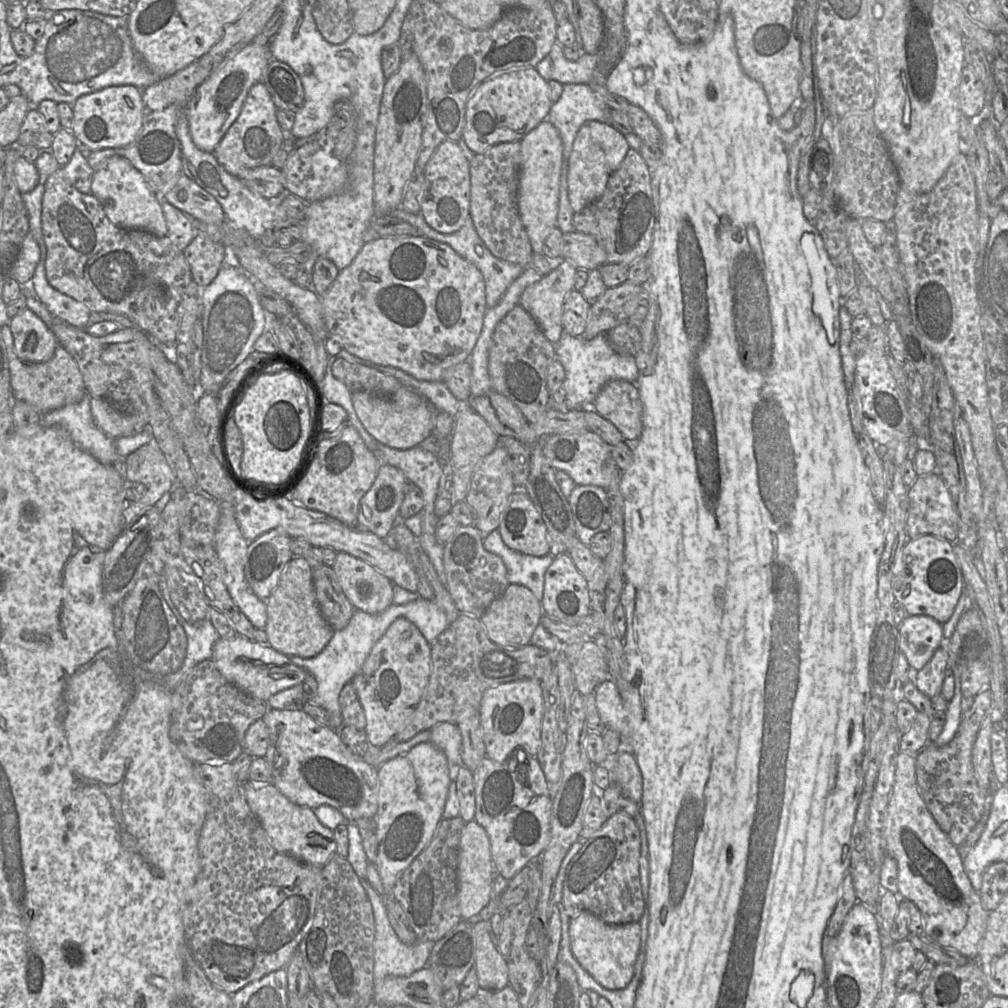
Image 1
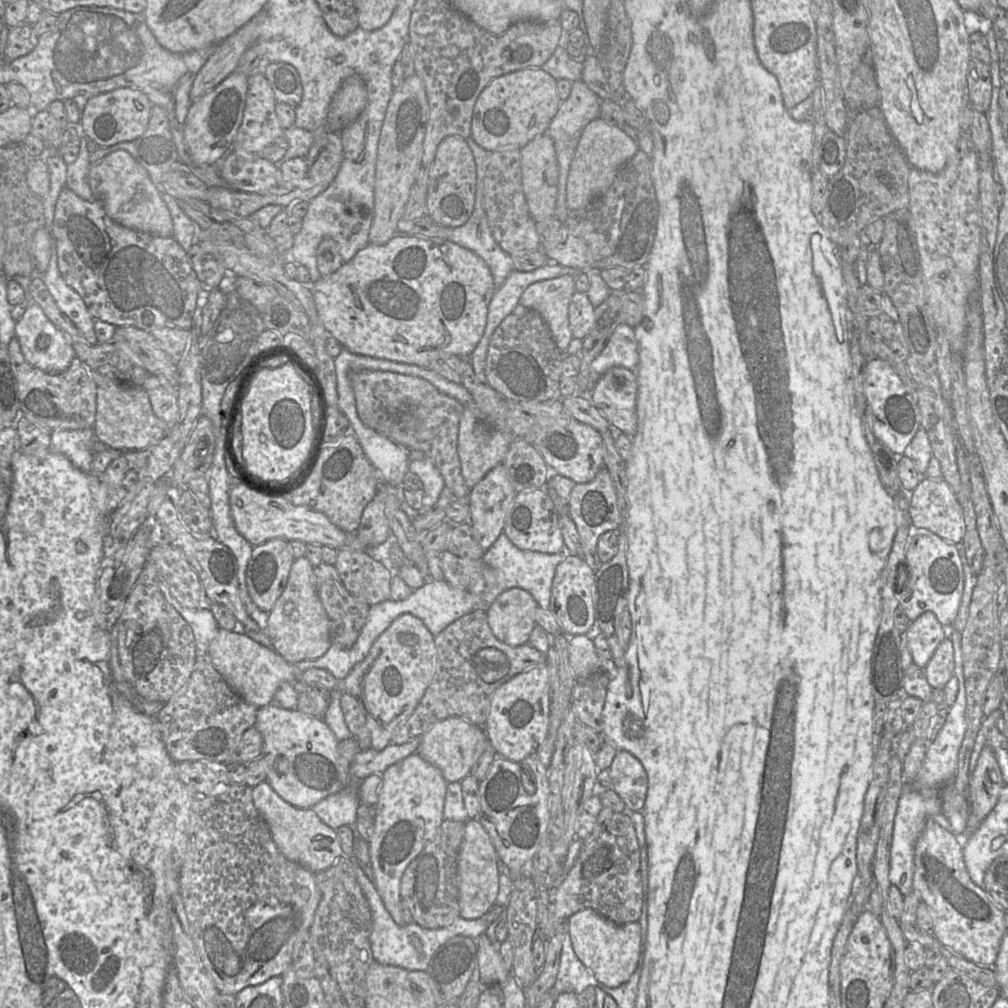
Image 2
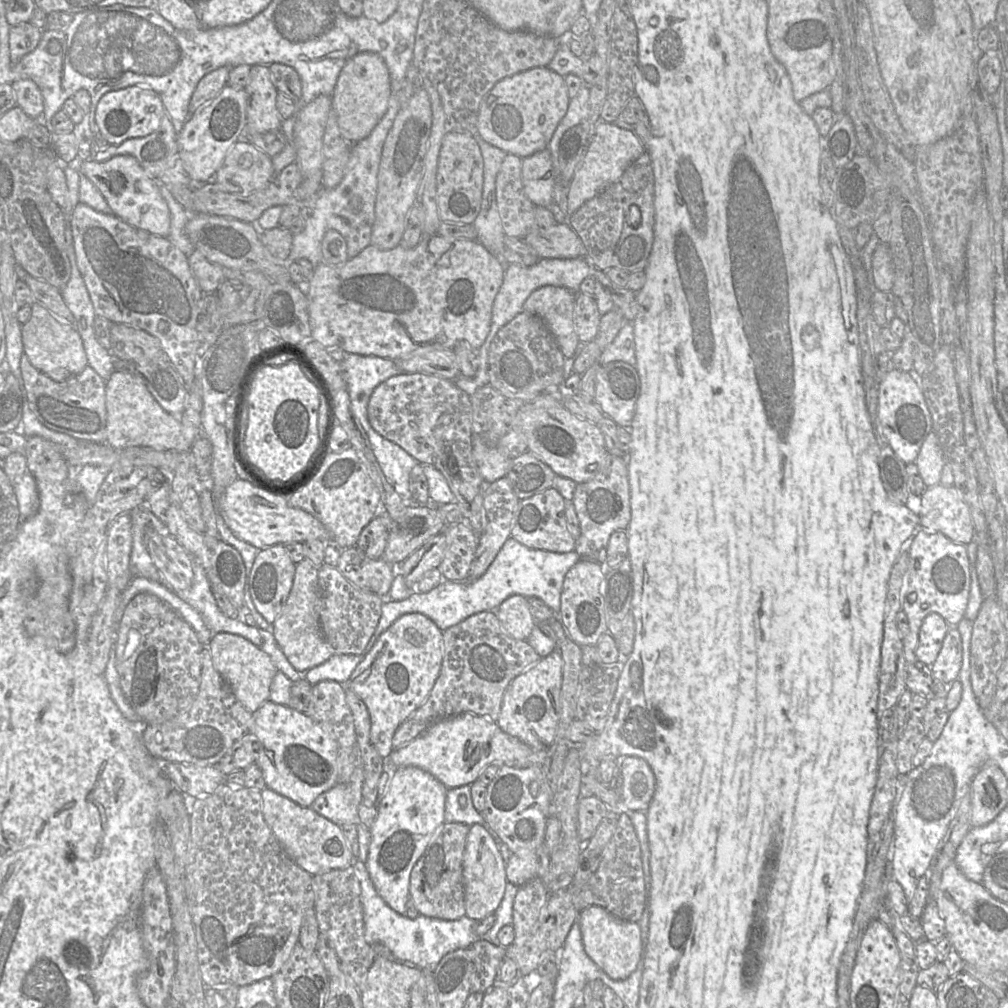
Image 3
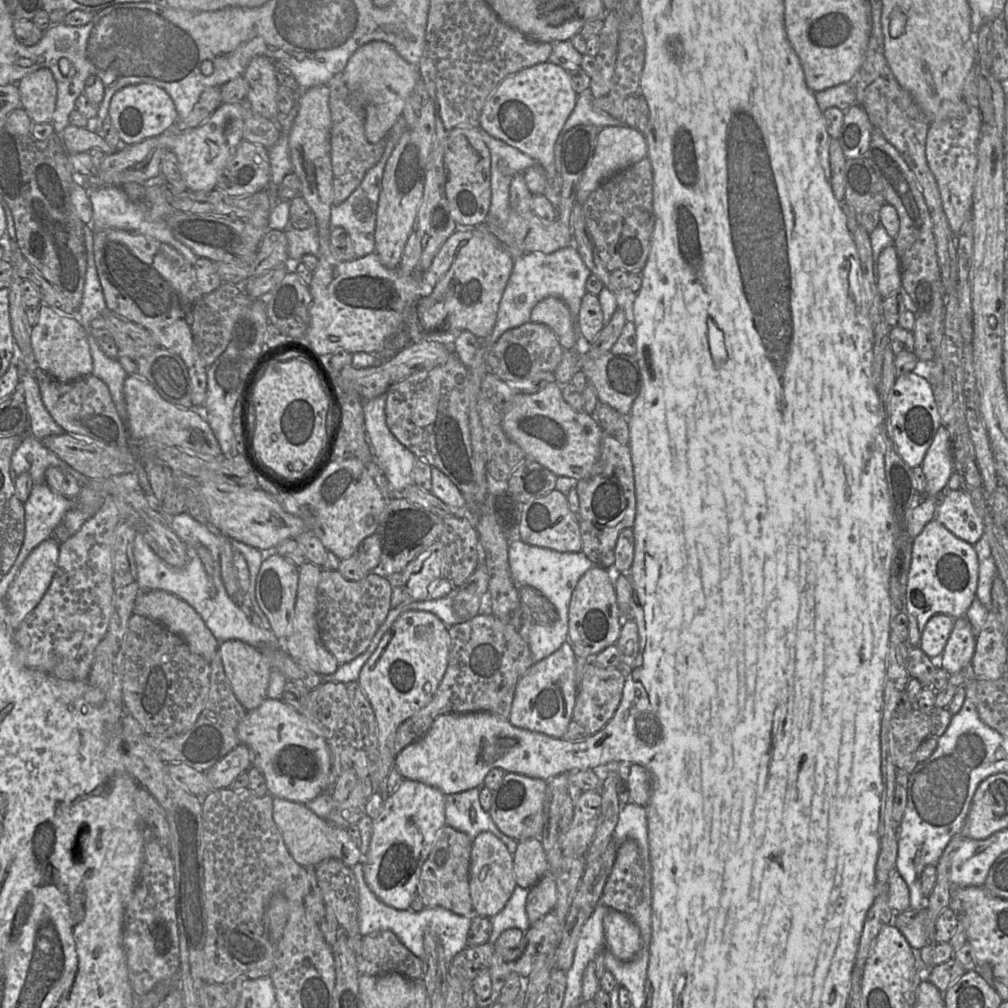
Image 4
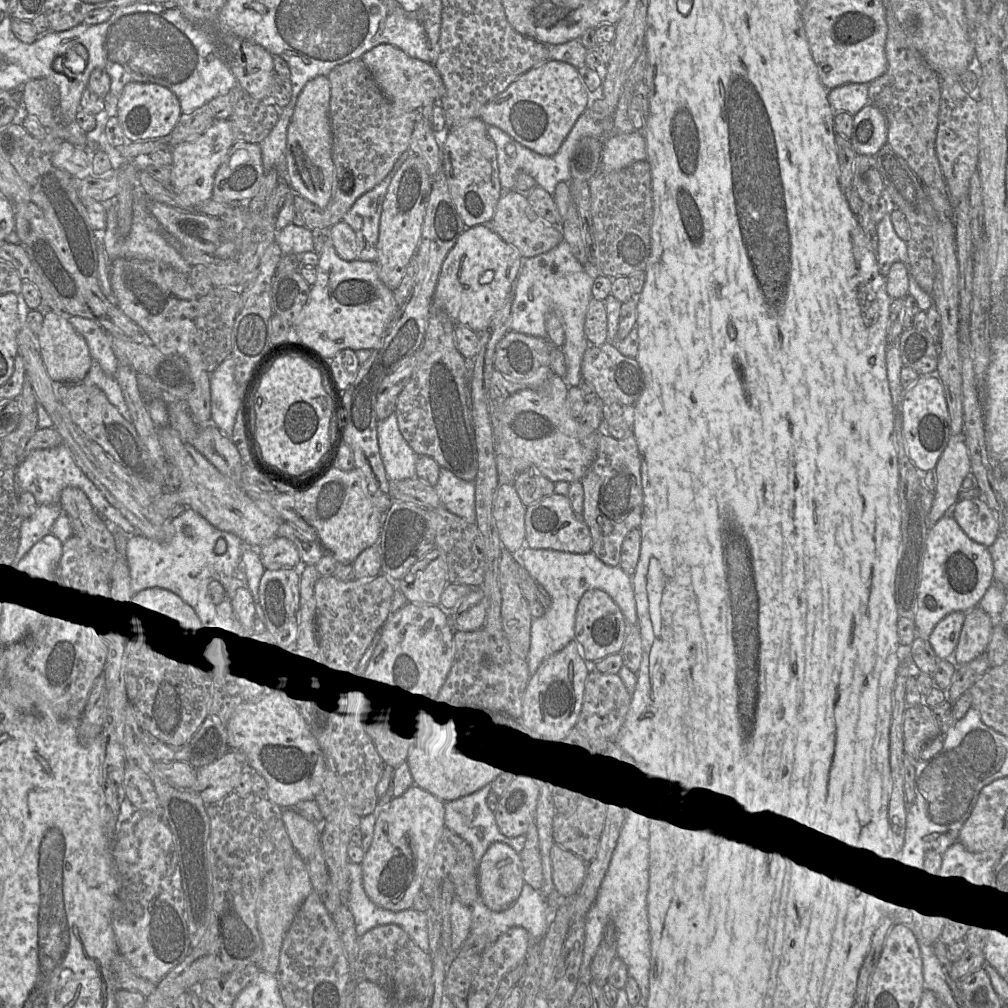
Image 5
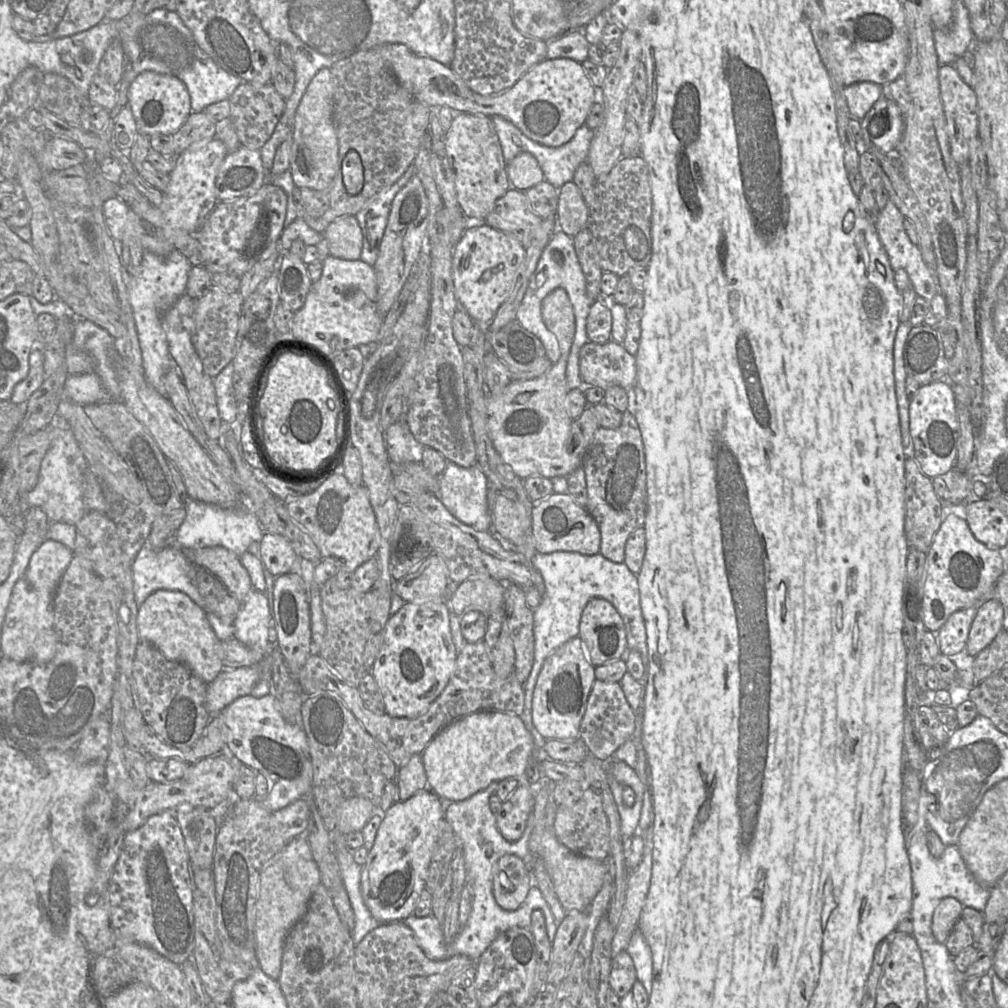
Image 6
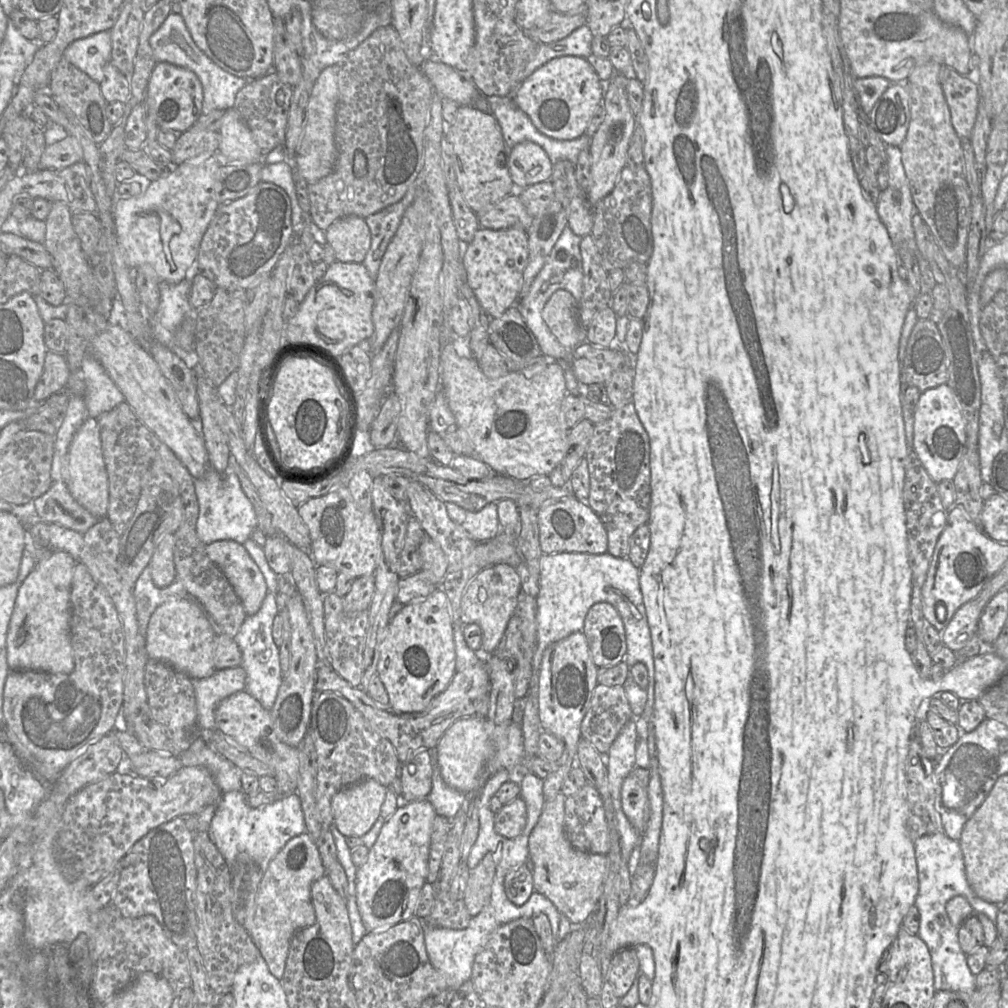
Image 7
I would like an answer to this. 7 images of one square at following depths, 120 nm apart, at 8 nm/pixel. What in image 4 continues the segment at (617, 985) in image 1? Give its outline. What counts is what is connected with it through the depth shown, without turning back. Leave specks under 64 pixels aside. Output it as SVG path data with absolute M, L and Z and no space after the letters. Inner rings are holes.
M608 911L603 918L605 949L623 962L633 960L641 951L642 939L639 929L629 916Z

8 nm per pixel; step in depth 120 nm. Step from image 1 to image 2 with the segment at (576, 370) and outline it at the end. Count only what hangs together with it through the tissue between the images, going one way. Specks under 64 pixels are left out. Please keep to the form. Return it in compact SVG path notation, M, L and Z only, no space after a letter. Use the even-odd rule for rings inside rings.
M623 323L611 334L605 348L590 365L590 387L610 368L621 366L636 371L639 364L639 348L634 327Z

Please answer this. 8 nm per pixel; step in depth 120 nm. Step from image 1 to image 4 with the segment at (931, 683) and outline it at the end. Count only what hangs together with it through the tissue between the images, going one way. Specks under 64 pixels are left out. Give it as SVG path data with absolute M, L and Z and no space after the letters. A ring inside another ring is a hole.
M963 616L955 619L953 629L947 640L940 659L940 667L950 675L969 668L975 652L976 634L969 620Z

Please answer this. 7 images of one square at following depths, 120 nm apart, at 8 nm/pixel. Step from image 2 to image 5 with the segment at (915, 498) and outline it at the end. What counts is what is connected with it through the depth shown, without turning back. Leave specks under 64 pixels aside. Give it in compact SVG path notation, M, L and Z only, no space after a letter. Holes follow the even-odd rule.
M981 497L958 500L952 516L973 541L991 546L1000 533L999 522Z

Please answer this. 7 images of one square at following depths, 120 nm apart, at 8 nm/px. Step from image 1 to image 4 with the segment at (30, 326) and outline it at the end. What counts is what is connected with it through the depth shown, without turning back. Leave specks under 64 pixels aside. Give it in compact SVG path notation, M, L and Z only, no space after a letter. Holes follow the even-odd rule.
M41 304L39 317L31 331L31 345L40 369L59 382L71 382L92 374L93 362L86 332L76 318L65 316Z

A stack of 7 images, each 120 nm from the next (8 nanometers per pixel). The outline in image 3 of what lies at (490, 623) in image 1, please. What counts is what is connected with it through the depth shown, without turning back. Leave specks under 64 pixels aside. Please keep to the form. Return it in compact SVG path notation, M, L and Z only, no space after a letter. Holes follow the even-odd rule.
M520 594L505 599L496 609L496 614L507 634L517 640L527 640L537 625L530 611L529 599Z

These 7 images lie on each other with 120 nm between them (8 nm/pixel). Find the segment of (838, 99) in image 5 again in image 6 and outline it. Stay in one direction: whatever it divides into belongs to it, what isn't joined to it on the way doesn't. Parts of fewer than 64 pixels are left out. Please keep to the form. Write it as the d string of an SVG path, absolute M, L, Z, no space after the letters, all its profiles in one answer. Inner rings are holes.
M862 81L843 88L849 113L852 118L861 120L872 105L882 96L882 85Z

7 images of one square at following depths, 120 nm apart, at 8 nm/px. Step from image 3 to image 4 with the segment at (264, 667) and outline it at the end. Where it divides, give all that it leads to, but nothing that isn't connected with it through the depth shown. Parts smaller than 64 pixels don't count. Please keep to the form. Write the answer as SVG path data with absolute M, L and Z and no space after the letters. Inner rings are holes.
M239 640L219 644L225 674L237 700L246 711L256 709L267 698L272 666L259 648Z

